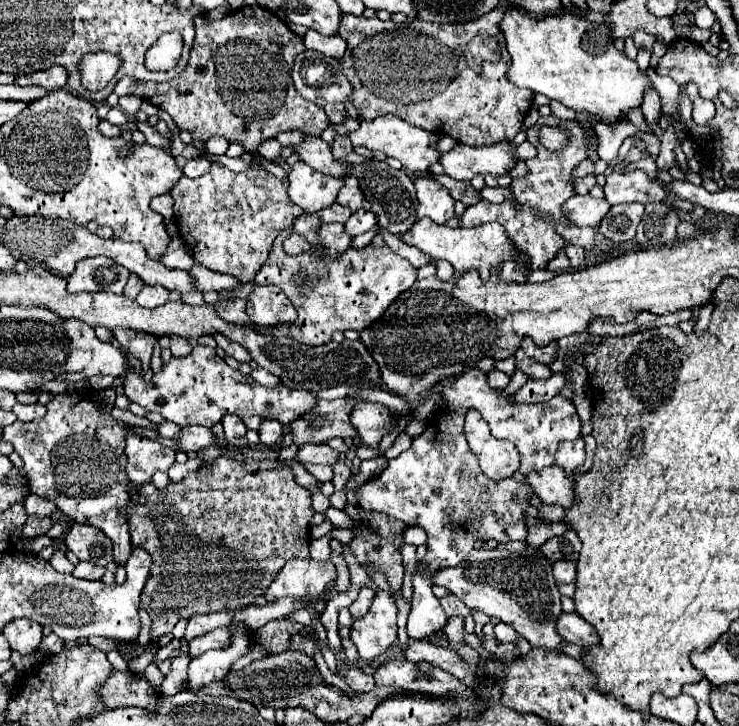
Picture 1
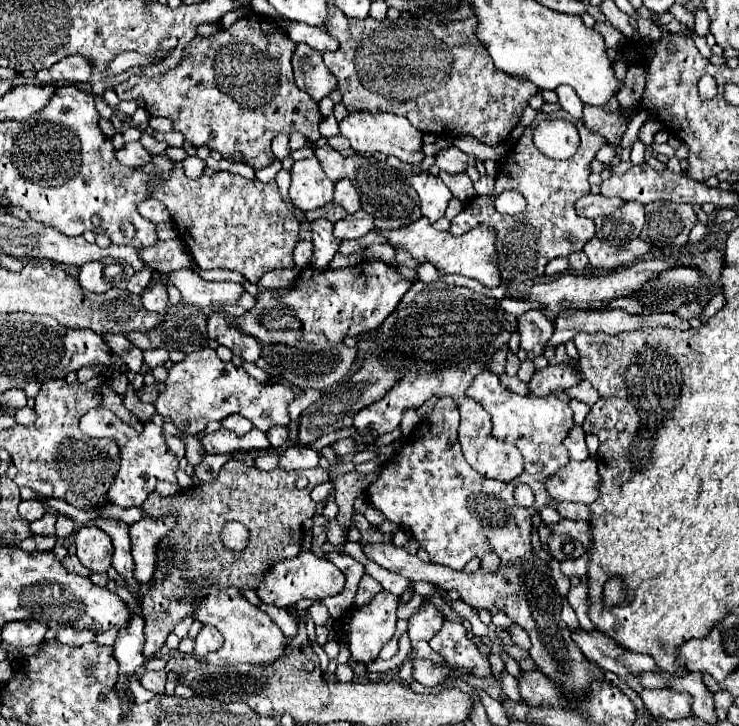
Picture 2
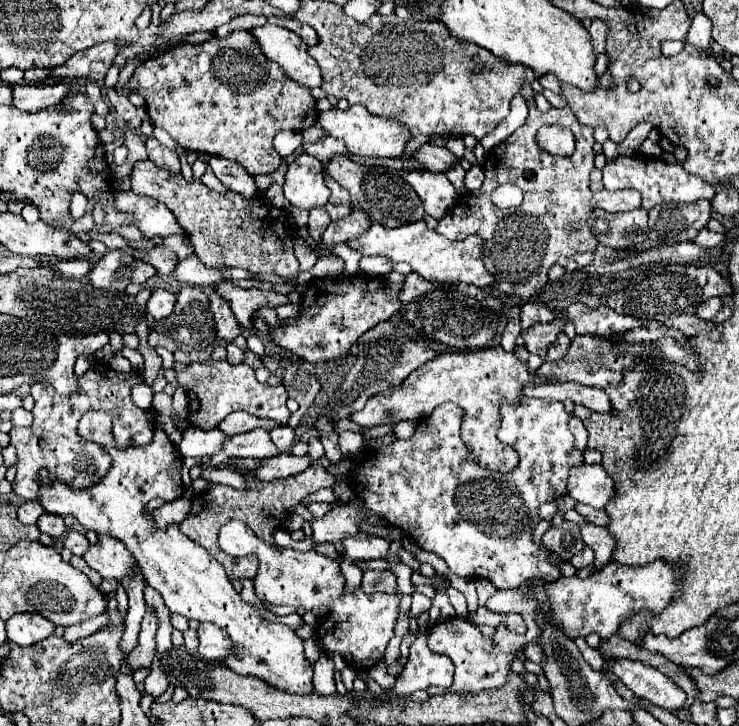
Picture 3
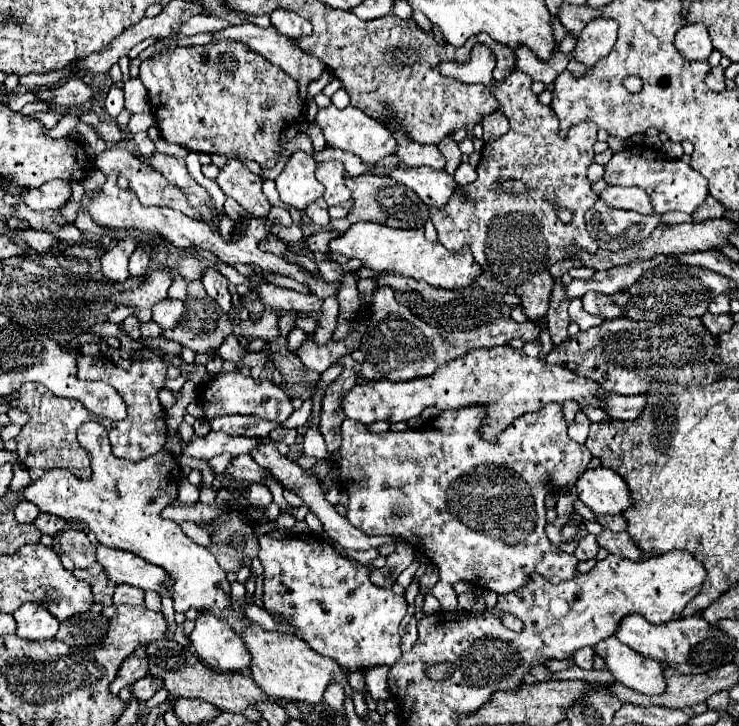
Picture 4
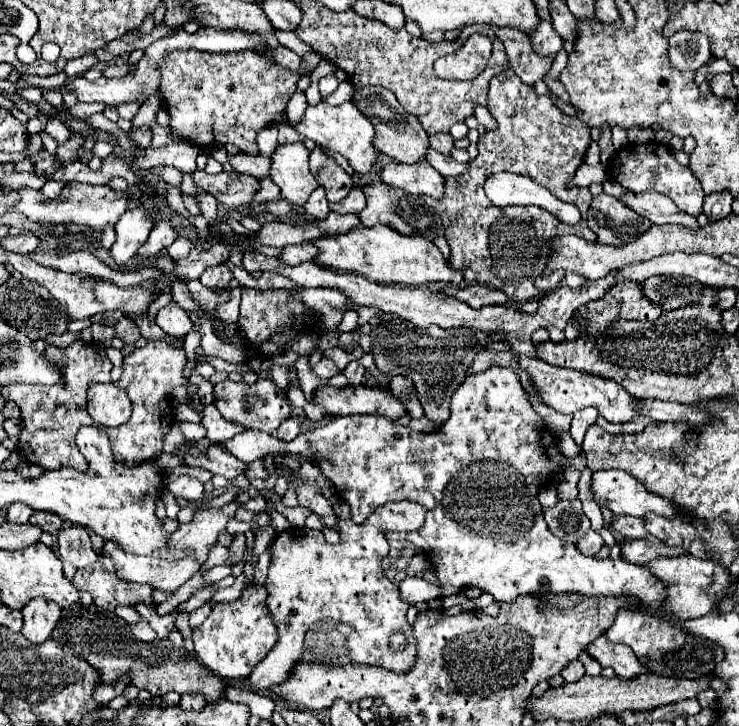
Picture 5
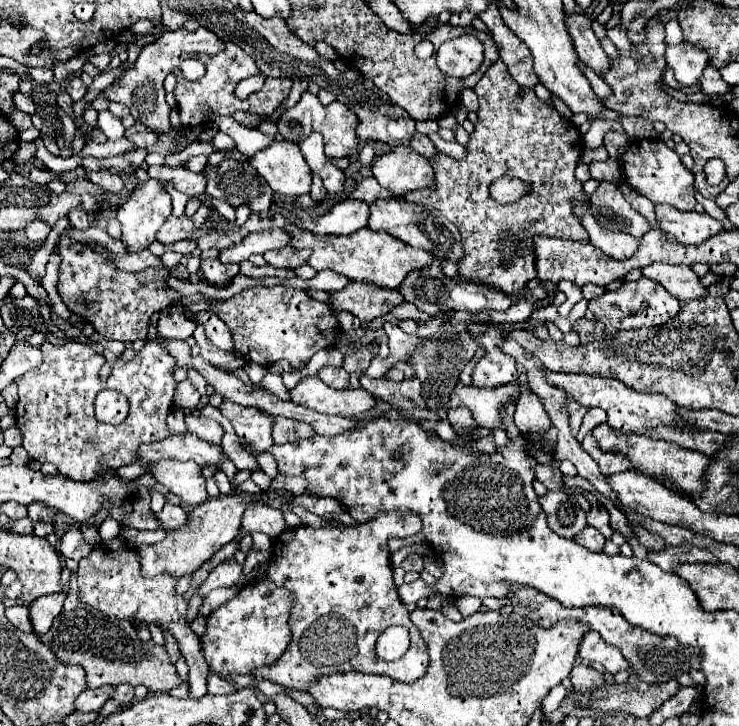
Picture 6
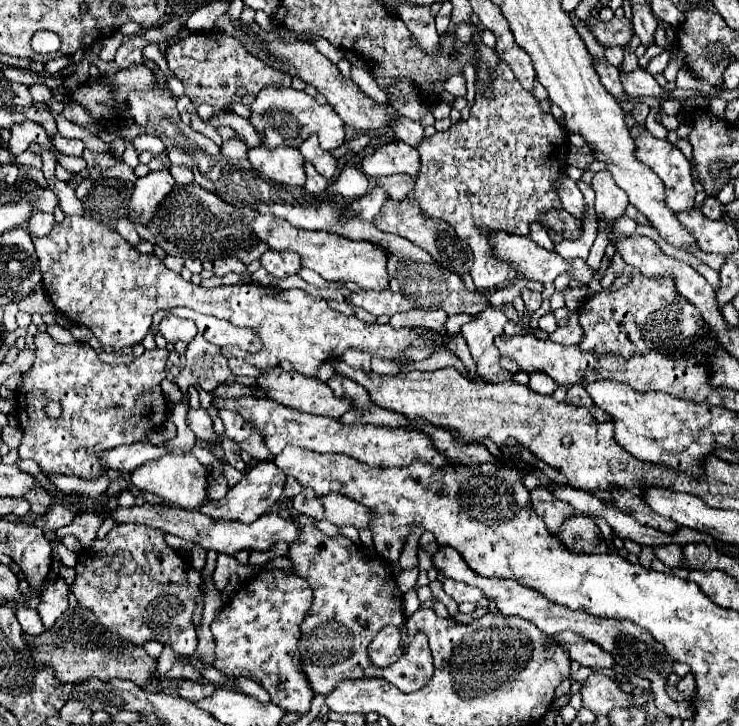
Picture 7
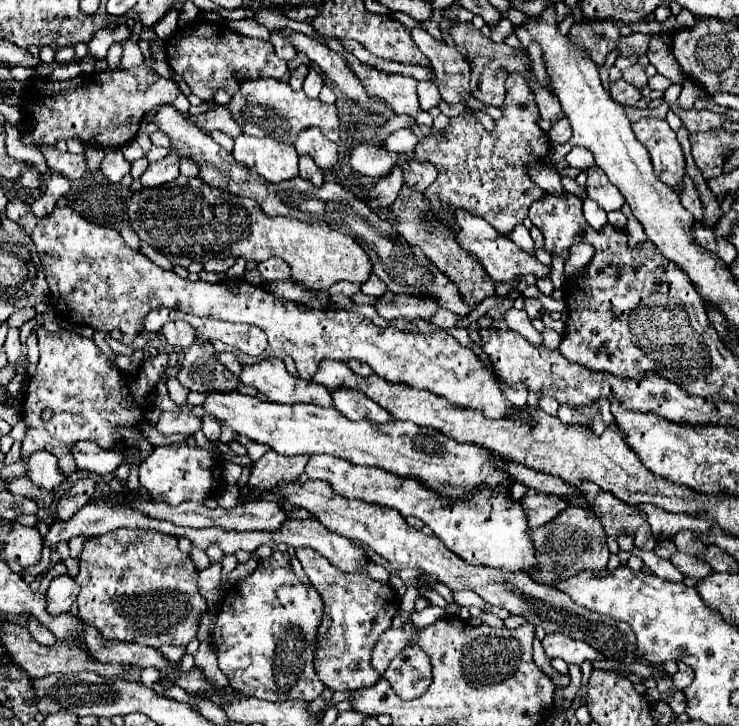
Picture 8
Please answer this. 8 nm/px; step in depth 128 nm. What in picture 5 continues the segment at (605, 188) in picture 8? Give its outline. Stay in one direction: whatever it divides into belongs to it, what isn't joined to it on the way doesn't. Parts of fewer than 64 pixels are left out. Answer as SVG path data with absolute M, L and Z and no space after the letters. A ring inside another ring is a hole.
M602 192L592 198L588 210L588 226L602 244L624 246L640 238L652 226L652 222L628 208L618 198Z

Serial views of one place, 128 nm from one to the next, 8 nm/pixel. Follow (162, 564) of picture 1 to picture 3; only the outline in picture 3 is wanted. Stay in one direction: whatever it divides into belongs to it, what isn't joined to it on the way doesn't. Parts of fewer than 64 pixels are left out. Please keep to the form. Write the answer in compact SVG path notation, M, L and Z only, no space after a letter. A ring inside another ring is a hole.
M310 466L304 472L296 474L296 476L278 478L278 480L270 480L270 482L252 480L252 476L246 476L246 478L248 478L248 490L236 490L236 488L230 488L230 486L216 484L210 490L198 494L196 500L192 502L192 510L188 512L186 520L180 522L180 530L190 540L194 540L202 548L206 548L226 568L230 580L253 579L257 574L259 561L255 554L250 554L246 558L224 560L224 552L216 544L216 534L228 520L246 522L246 526L252 528L260 540L272 544L272 532L276 528L284 528L286 526L288 516L290 516L290 512L292 512L292 508L296 504L303 504L304 500L308 498L308 494L312 494L312 492L316 492L320 488L330 488L336 482L334 476L322 466ZM152 612L144 614L142 620L142 630L138 634L138 646L128 654L126 658L126 666L130 668L130 672L138 670L138 668L150 668L152 660L154 660L154 636L158 630L158 620Z

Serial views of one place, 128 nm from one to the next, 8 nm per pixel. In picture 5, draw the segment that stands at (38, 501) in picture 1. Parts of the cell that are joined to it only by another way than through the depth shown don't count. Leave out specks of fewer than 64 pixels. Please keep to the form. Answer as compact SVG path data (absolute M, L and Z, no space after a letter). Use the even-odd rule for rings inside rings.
M14 502L12 506L8 506L8 520L10 520L10 522L16 522L16 524L26 524L32 512L34 512L34 510L28 508L26 504Z

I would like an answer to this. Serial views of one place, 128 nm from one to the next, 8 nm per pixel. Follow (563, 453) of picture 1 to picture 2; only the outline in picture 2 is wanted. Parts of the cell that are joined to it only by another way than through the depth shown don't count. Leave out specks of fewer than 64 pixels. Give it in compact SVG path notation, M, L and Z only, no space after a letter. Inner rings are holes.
M574 426L574 428L568 432L568 436L566 436L566 440L564 440L564 446L570 450L570 458L572 458L572 460L586 460L586 458L590 456L588 450L586 450L584 438L586 438L586 434L584 434L582 426Z

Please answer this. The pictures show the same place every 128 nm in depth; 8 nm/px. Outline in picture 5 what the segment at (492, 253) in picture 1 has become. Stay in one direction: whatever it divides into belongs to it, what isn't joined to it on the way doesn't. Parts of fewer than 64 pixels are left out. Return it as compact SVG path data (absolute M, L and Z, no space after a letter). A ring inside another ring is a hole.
M376 224L376 228L360 226L344 236L320 238L312 240L312 244L318 248L314 264L322 268L334 268L340 272L352 272L372 282L416 288L420 284L436 280L448 284L458 284L462 280L462 272L452 270L450 264L444 260L442 252L430 240L424 240L424 236L404 236L384 224Z

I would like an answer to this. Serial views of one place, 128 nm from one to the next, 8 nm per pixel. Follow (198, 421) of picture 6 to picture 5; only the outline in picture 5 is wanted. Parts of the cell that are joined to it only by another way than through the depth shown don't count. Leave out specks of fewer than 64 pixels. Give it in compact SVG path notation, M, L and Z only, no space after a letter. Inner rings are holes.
M206 406L202 410L202 426L206 428L206 438L212 442L218 442L218 444L222 444L242 432L240 424L228 424L228 420L224 420L220 416L220 412L216 412L216 406Z

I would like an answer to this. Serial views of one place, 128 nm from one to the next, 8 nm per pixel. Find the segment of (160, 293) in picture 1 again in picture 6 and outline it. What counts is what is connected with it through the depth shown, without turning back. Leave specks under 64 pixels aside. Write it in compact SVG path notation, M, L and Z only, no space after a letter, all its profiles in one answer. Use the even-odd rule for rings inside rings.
M160 314L158 318L158 334L162 338L170 338L170 340L188 340L192 336L192 332L196 330L196 324L186 318L184 314Z

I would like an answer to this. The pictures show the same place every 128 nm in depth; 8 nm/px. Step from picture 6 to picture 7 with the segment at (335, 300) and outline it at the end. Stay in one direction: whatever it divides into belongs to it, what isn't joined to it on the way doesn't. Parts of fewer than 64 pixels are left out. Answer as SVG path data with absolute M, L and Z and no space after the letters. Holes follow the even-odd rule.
M360 290L360 292L354 292L348 300L354 306L360 306L360 308L364 308L366 312L370 312L374 316L380 316L380 314L394 316L398 312L412 310L412 306L406 300L406 296L402 296L398 292L392 292L392 290L382 290L382 292Z

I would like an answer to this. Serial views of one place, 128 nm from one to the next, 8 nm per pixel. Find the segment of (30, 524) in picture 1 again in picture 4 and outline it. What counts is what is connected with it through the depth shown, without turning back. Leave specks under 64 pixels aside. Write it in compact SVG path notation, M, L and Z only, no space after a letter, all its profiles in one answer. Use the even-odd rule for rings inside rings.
M40 514L34 524L42 534L48 534L48 536L54 536L66 528L66 522L58 516L52 516L52 514Z

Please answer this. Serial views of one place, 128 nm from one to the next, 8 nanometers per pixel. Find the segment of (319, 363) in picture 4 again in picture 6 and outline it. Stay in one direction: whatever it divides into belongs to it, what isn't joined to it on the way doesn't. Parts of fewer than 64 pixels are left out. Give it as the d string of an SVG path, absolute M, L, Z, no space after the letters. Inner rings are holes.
M326 366L326 368L322 368L320 372L318 372L318 378L324 382L324 384L328 384L328 386L332 386L332 388L336 388L336 390L348 390L348 386L350 386L350 376L348 376L348 372L344 372L342 368L332 368L332 366Z

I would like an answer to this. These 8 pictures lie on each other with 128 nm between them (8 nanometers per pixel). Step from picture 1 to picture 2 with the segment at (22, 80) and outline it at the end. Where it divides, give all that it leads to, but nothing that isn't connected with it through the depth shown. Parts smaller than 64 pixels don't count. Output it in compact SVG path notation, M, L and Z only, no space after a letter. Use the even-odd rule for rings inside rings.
M74 54L68 56L64 60L60 60L58 64L54 64L52 68L40 70L36 74L36 82L38 84L54 84L54 82L86 82L94 72L92 62L86 56Z

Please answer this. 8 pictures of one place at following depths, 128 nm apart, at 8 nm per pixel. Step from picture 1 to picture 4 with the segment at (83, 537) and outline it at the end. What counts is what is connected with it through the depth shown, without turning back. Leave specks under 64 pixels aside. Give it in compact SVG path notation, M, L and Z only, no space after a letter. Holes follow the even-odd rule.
M98 546L98 562L104 566L108 578L116 584L130 584L142 590L154 590L162 596L162 614L168 622L168 632L166 638L174 638L174 602L172 602L172 592L170 592L170 582L172 578L166 574L164 568L158 568L150 562L146 562L140 556L134 556L132 552L124 550L114 550L108 546Z

